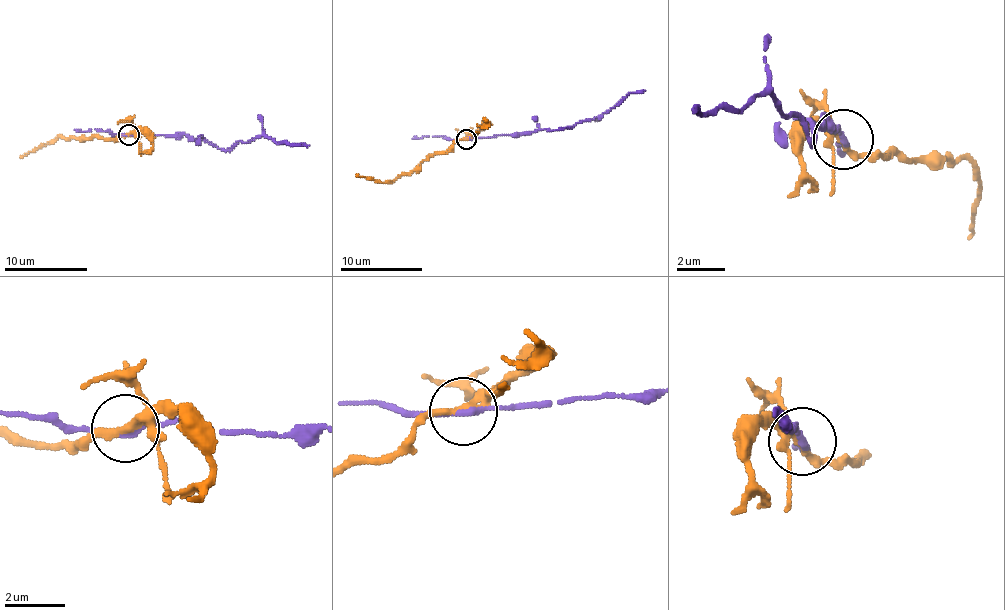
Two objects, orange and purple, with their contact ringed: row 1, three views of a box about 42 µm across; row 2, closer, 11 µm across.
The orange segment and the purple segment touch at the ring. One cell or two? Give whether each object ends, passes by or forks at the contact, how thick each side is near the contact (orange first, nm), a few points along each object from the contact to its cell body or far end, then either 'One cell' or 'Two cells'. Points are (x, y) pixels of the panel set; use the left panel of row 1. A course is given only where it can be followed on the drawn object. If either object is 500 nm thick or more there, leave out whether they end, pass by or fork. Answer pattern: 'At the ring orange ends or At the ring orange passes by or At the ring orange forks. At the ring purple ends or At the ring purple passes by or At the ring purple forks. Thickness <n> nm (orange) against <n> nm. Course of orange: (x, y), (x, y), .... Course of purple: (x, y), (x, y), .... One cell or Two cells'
At the ring orange forks. At the ring purple passes by. Thickness 220 nm (orange) against 170 nm. Course of orange: (128, 134), (108, 138), (57, 137), (20, 157). Course of purple: (128, 134), (188, 134), (232, 150), (240, 141), (264, 135), (283, 144), (309, 145). Two cells

